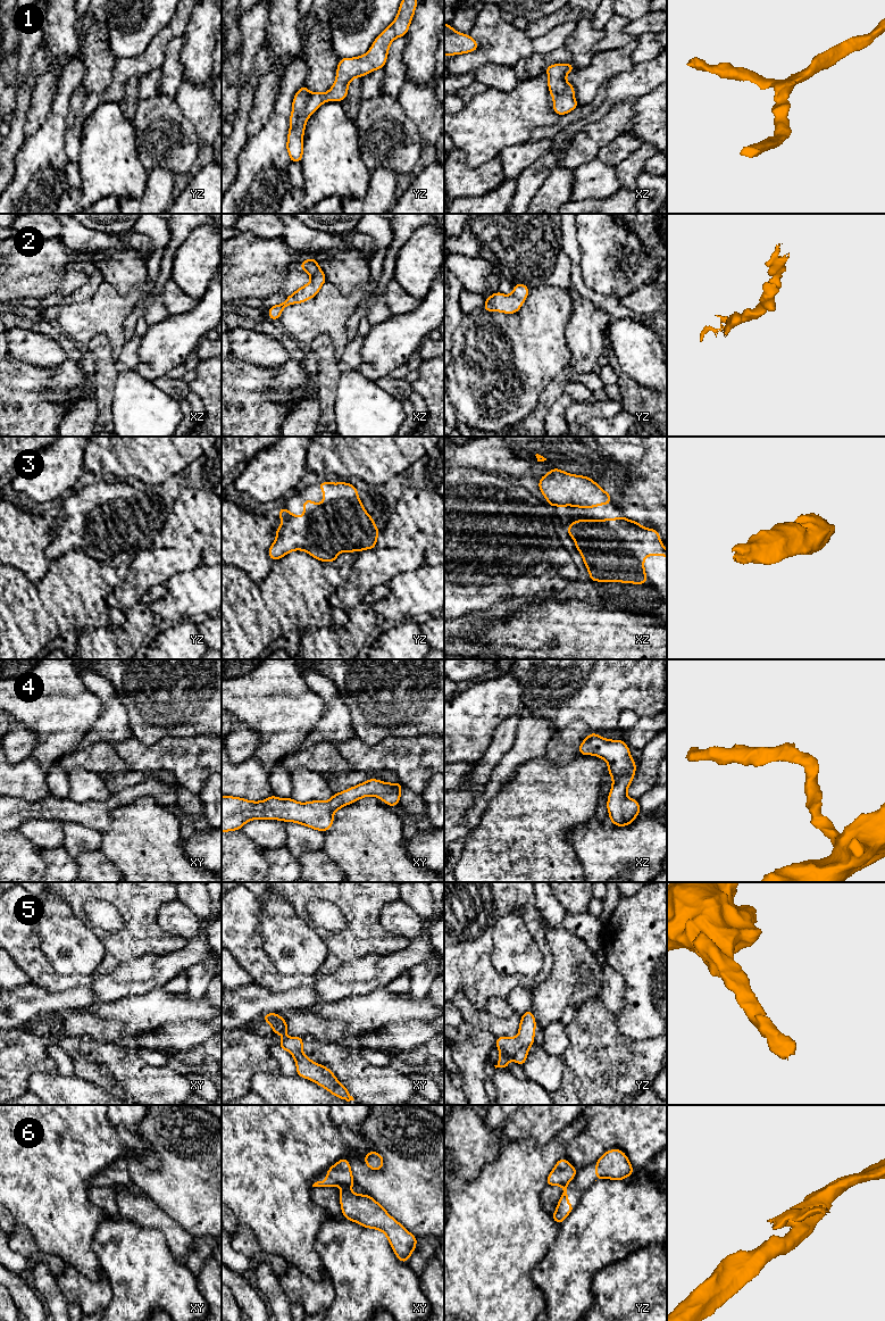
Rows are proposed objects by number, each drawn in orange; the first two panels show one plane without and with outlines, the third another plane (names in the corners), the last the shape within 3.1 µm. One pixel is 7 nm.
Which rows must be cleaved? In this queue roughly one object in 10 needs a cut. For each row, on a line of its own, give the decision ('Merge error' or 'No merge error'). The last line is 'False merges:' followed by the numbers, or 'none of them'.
1: No merge error
2: No merge error
3: No merge error
4: No merge error
5: No merge error
6: Merge error
False merges: 6

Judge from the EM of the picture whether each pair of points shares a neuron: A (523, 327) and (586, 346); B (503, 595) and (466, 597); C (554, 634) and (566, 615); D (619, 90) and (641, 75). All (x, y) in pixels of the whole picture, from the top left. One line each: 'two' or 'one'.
A: two
B: one
C: two
D: one

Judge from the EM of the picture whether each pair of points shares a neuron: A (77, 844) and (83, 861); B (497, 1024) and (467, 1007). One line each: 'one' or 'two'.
A: two
B: one

